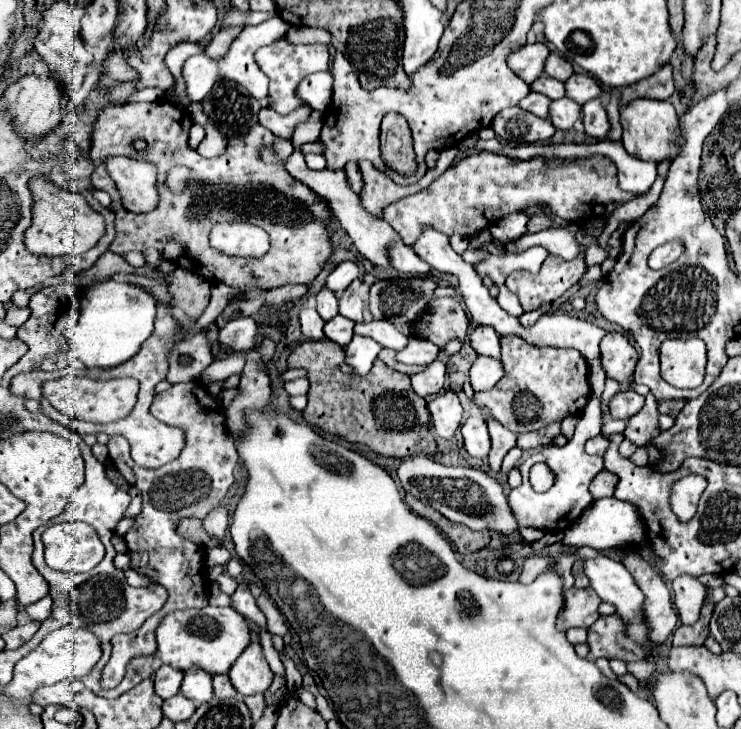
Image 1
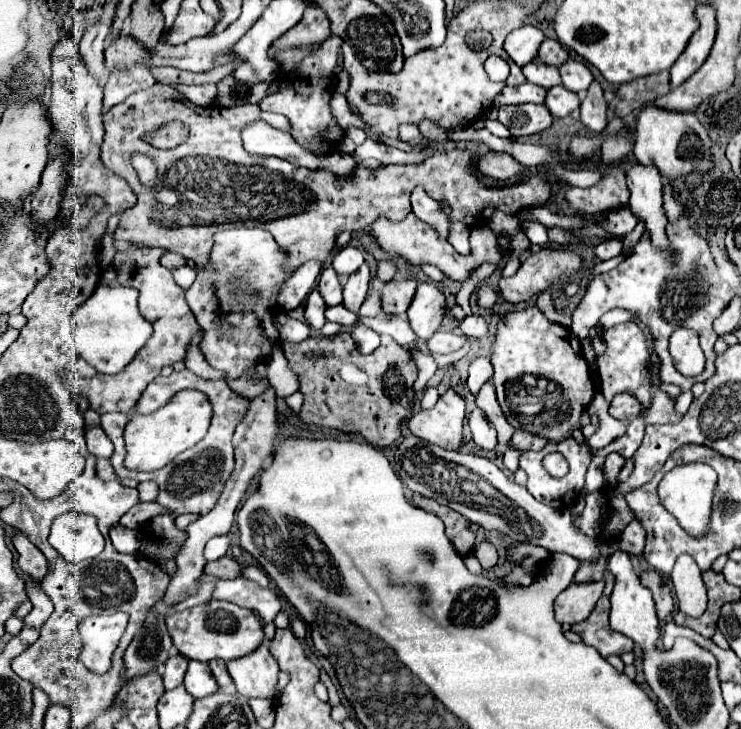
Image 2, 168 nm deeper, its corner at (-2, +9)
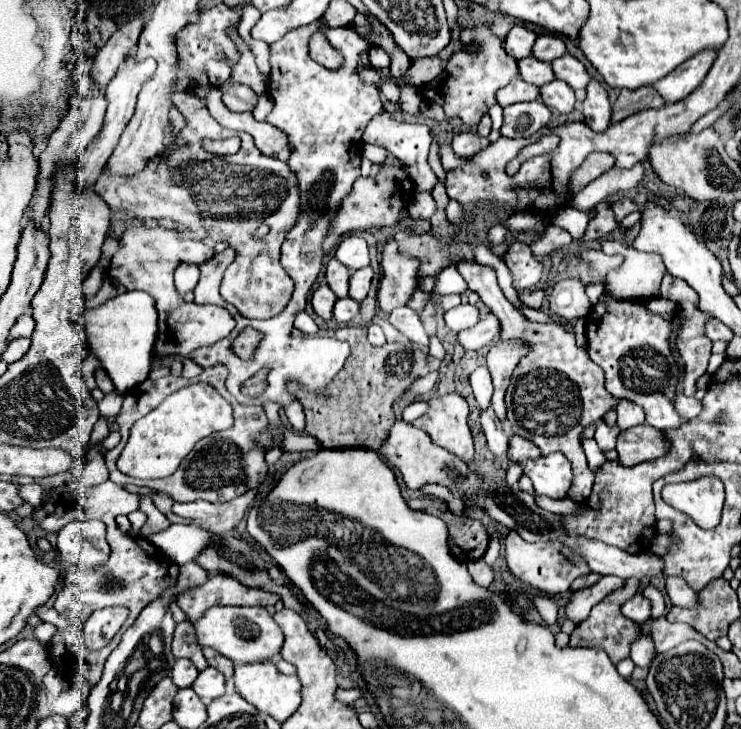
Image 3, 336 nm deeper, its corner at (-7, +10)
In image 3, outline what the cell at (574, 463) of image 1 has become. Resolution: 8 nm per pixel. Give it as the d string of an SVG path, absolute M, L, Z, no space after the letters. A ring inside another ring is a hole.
M559 452L541 456L537 460L527 460L523 464L523 474L527 474L535 486L537 496L565 498L573 484L571 462Z

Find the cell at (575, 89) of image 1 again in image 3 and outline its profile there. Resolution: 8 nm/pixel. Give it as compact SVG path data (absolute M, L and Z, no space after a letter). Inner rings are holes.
M565 54L563 58L557 58L551 62L553 66L553 72L559 80L567 82L573 90L579 90L579 88L585 88L587 82L589 82L589 74L585 70L585 66L573 58L571 54Z

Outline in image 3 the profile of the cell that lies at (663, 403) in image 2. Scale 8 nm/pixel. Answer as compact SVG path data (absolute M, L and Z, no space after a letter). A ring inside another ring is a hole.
M679 392L673 400L673 406L677 410L677 414L683 418L683 420L691 420L695 418L699 412L701 412L701 402L697 398L687 398L683 392Z

